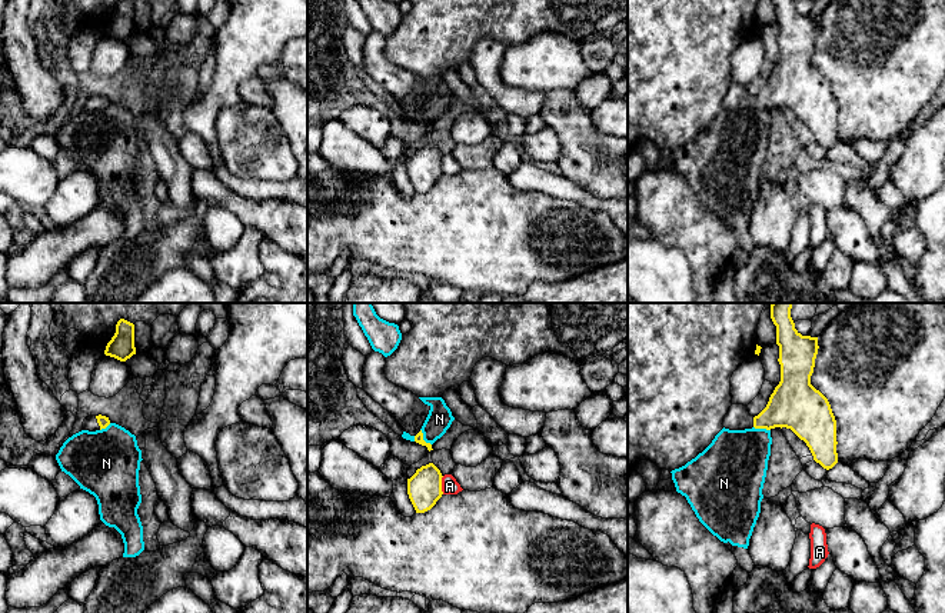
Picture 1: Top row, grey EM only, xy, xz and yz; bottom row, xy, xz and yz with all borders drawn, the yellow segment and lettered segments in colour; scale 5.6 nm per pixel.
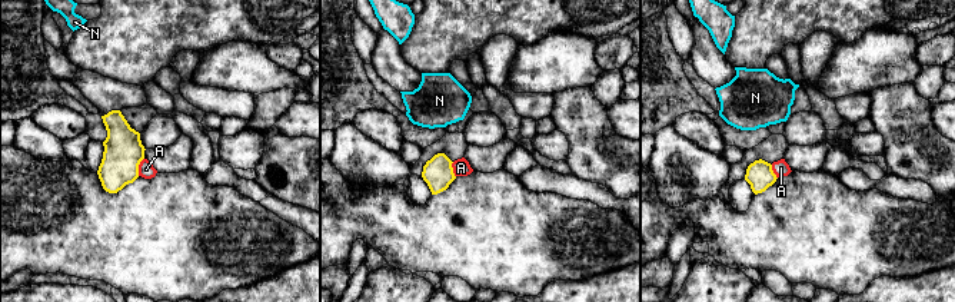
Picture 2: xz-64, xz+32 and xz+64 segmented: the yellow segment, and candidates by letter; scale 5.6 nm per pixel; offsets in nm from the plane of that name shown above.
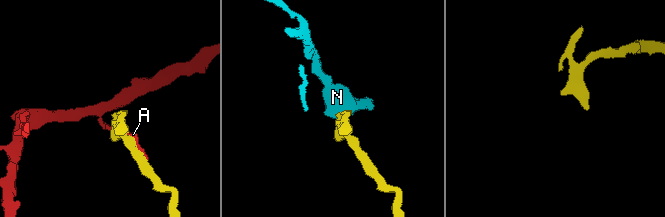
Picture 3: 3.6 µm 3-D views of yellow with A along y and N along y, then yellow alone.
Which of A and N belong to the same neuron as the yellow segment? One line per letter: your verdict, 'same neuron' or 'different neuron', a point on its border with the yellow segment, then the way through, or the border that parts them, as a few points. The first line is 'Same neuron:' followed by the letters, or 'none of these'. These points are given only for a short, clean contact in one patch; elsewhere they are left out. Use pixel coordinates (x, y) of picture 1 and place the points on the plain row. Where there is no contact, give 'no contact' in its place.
Same neuron: none of these
A: different neuron; contact xz (441, 165)
N: different neuron; contact xz (422, 117); border xz (421, 109), (422, 117), (431, 125)

